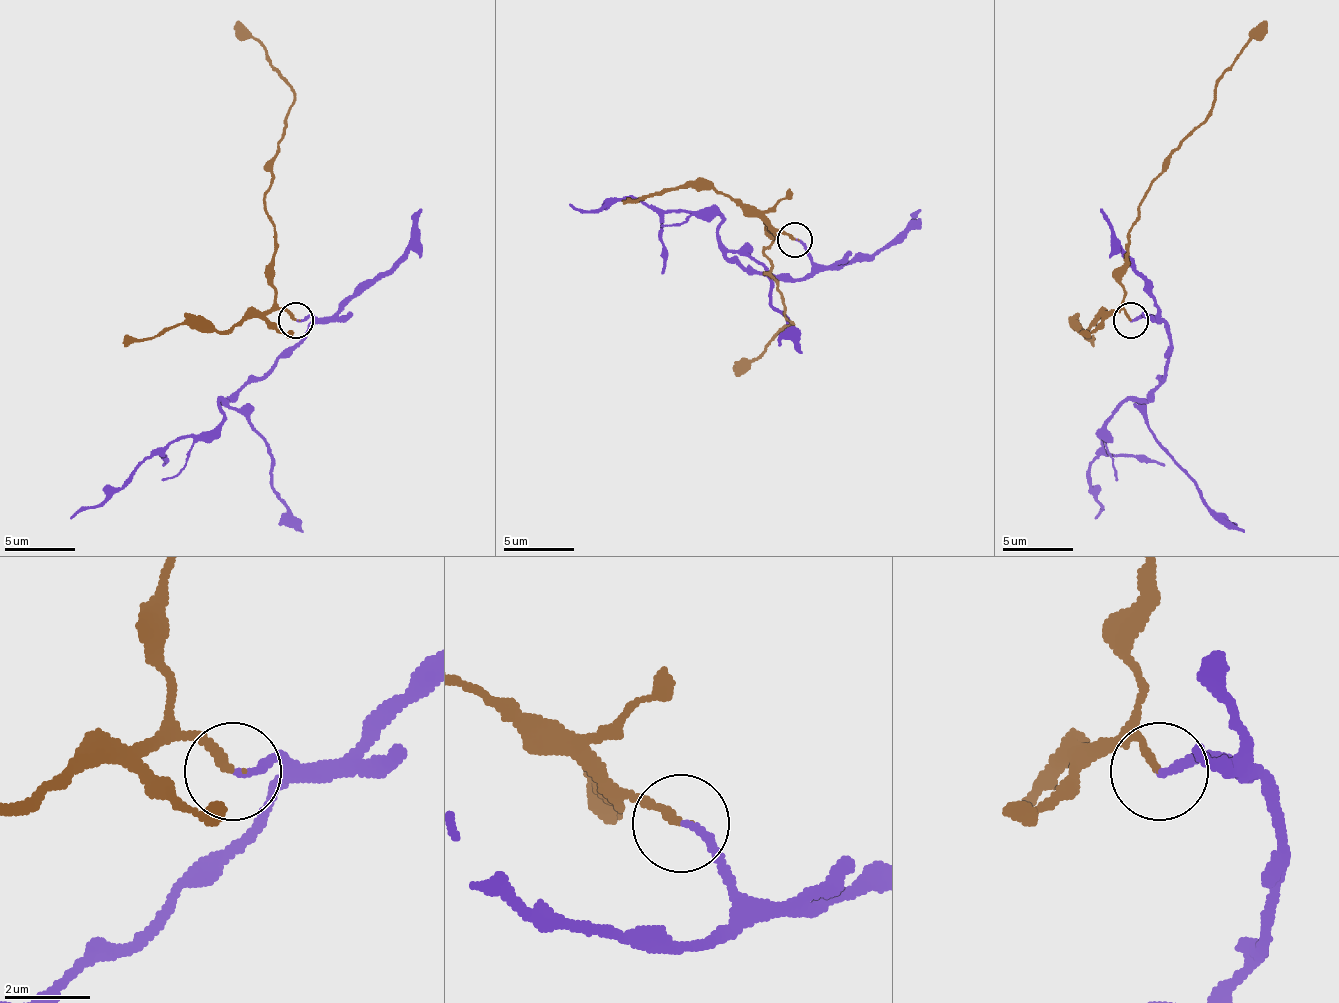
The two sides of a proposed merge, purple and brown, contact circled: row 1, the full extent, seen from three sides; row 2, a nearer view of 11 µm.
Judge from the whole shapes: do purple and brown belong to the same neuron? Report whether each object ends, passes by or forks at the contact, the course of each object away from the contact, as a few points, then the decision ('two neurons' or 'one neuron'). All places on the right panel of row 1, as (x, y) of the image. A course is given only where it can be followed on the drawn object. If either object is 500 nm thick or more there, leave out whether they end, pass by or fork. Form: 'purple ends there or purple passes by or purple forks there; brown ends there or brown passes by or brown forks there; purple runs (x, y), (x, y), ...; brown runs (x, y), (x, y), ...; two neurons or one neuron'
purple ends there; brown ends there; purple runs (1131, 319), (1163, 326), (1170, 362), (1103, 425), (1089, 468), (1096, 517); brown runs (1131, 319), (1124, 305), (1121, 284), (1128, 230), (1138, 202), (1167, 156), (1213, 106), (1213, 89), (1262, 25); one neuron

